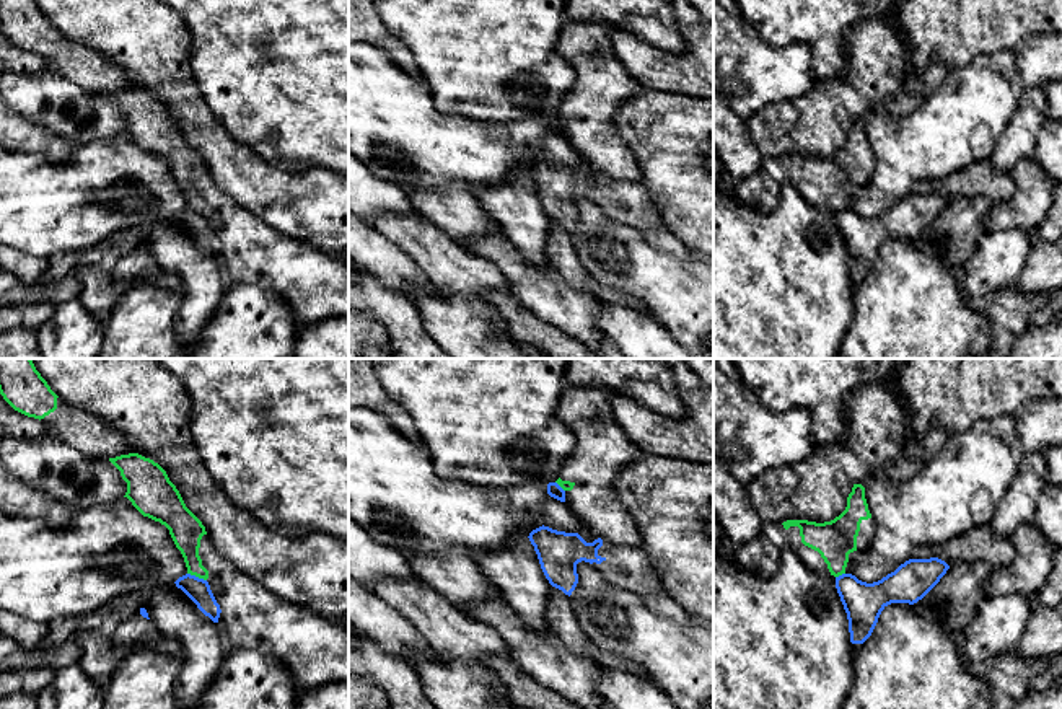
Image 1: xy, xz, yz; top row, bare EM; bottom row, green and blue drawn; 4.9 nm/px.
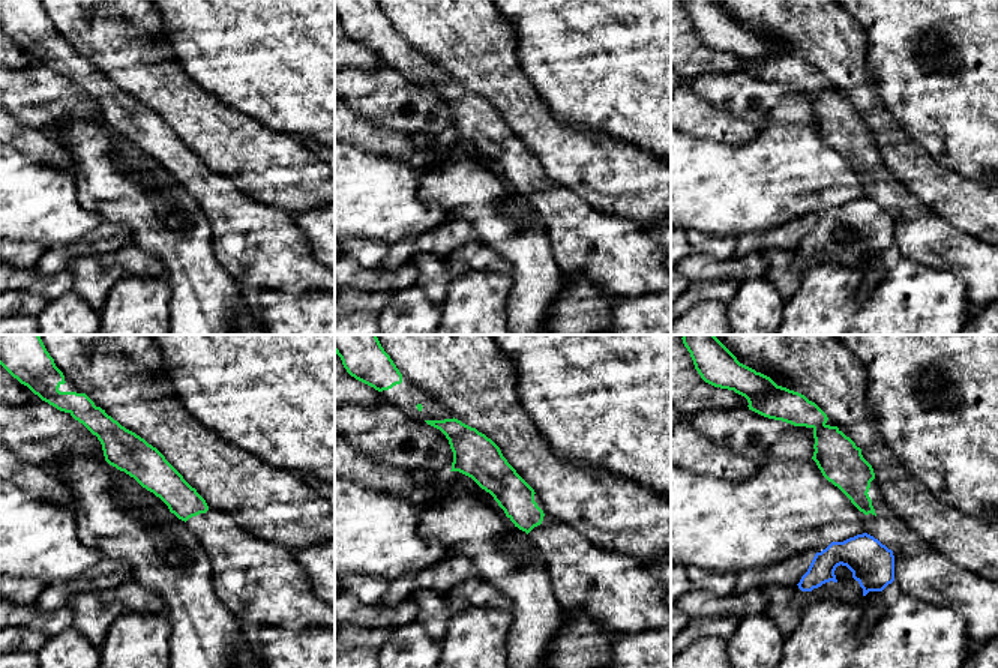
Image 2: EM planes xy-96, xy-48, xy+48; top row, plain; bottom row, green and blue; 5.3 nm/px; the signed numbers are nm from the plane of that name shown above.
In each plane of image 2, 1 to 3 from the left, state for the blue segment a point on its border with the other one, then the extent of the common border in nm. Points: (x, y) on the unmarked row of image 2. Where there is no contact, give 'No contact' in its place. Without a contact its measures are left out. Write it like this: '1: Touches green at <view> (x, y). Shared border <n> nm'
1: No contact
2: No contact
3: No contact

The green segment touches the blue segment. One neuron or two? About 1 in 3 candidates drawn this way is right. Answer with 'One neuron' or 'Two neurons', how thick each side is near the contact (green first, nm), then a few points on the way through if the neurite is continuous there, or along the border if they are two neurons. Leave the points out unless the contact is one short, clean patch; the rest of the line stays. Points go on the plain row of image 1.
Two neurons. Thickness 160 nm (green) against 110 nm. Boundary: xy (188, 207), (206, 215)

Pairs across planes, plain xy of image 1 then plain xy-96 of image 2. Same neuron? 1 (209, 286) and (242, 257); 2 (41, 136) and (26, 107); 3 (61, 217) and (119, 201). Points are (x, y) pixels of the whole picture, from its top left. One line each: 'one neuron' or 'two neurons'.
1: two neurons
2: two neurons
3: two neurons

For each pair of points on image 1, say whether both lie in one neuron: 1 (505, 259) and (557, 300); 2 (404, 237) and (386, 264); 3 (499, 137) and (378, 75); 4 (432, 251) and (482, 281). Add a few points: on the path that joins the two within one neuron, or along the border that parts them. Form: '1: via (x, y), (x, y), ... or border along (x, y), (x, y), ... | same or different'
1: via (518, 273), (533, 287), (544, 292) | same
2: border along (373, 225), (424, 274) | different
3: via (469, 137), (440, 137), (408, 105) | same
4: via (445, 263), (469, 274) | same

